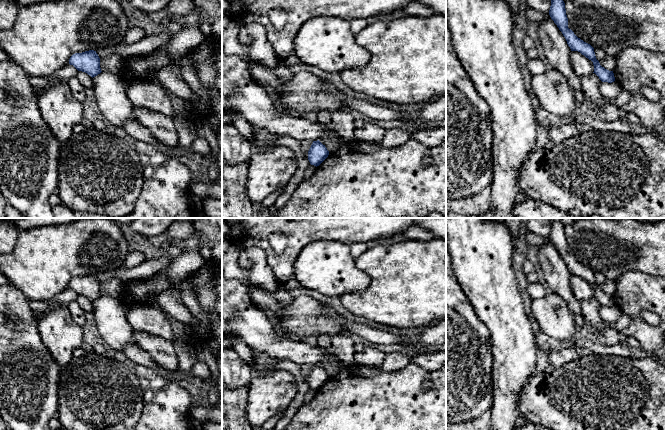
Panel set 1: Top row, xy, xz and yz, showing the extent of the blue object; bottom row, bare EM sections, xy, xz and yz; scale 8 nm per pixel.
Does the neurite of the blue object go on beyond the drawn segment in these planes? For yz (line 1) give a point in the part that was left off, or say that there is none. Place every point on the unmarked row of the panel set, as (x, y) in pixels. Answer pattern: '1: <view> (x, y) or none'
1: none

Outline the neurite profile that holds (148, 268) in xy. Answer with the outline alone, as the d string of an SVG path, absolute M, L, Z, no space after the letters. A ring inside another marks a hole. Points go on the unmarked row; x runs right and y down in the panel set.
M167 257L153 258L144 261L142 264L134 268L125 268L121 266L120 268L113 271L99 272L94 275L98 278L100 283L110 277L117 277L124 282L138 279L146 279L157 274L172 261L173 259Z

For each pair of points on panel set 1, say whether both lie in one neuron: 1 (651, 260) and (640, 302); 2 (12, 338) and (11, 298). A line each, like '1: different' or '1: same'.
1: different
2: same

